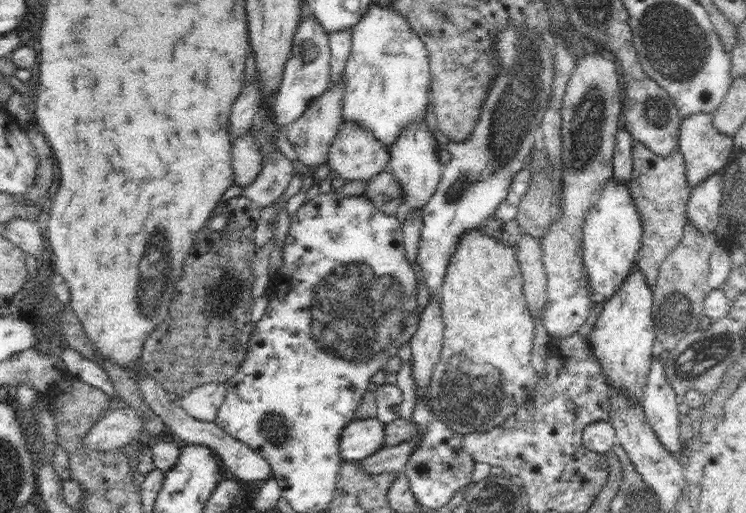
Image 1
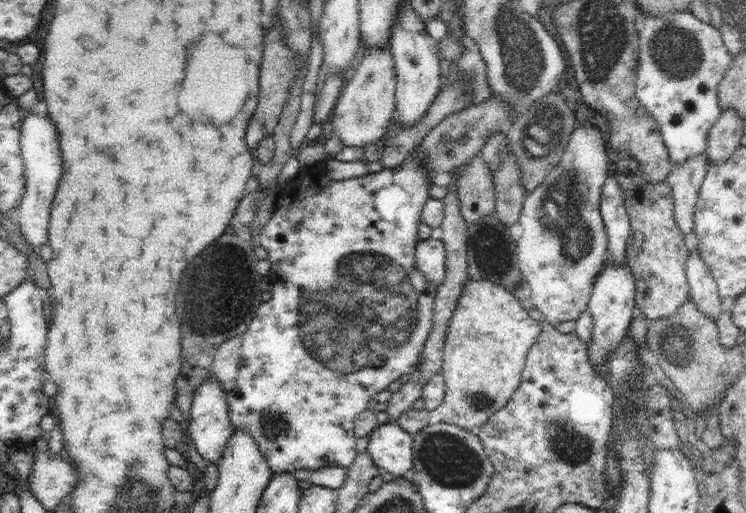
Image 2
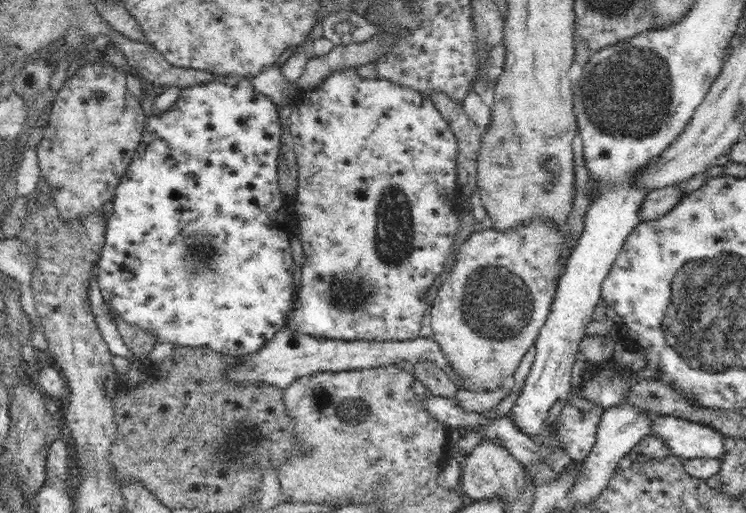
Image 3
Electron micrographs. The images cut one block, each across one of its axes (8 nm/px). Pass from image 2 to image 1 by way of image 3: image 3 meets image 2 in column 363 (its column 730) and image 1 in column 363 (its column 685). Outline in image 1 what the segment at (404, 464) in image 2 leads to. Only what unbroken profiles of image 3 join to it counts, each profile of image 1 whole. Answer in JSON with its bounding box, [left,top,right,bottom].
[339,418,385,460]

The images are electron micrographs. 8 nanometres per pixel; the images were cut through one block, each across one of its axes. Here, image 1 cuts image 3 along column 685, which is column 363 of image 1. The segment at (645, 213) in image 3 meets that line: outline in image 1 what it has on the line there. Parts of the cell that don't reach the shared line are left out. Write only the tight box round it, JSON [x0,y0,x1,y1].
[363,172,403,216]

